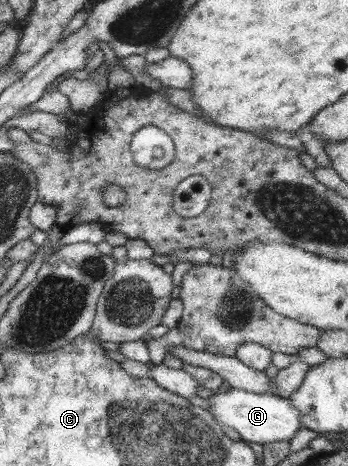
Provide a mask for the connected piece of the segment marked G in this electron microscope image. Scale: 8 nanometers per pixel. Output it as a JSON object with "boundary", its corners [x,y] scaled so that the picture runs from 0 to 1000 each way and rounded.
{"boundary":[[[664,835],[638,841],[618,837],[595,854],[601,886],[621,895],[624,908],[681,925],[693,946],[716,951],[779,951],[779,946],[825,946],[865,921],[862,884],[836,869],[828,856],[784,843],[727,843],[695,835]]]}

